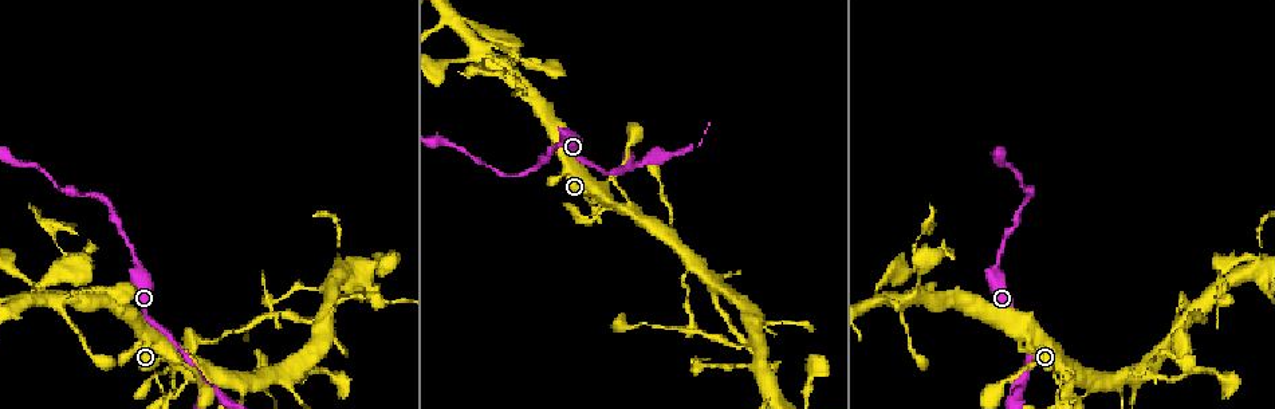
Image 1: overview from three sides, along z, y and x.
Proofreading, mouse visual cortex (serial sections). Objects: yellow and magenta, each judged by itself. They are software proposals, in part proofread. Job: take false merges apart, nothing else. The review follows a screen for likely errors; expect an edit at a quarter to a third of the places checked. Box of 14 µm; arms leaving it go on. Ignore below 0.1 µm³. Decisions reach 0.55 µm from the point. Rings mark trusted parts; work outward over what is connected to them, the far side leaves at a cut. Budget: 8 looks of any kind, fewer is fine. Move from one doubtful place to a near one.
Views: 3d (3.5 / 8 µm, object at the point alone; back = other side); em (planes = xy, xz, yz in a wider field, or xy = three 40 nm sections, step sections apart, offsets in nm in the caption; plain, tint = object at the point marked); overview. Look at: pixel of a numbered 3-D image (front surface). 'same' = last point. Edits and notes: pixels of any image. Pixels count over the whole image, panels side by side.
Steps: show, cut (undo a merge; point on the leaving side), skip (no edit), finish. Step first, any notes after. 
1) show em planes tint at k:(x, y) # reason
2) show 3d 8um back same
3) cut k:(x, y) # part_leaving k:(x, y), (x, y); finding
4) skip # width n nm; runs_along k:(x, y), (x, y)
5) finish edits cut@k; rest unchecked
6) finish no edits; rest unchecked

show 3d 8um back at 1:(1062, 366) # a narrow waist

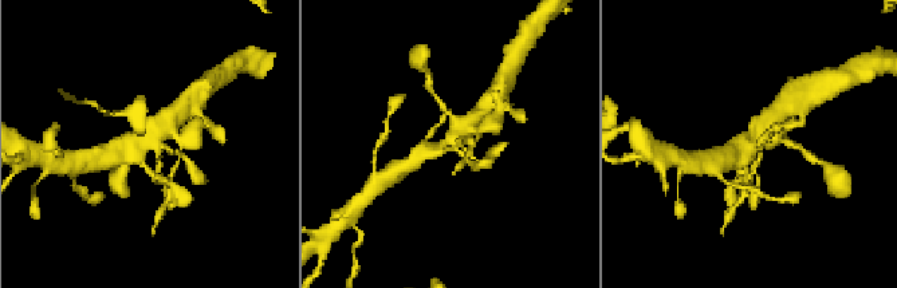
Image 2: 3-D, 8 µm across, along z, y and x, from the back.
show em xy step 2 tint at 2:(449, 144)

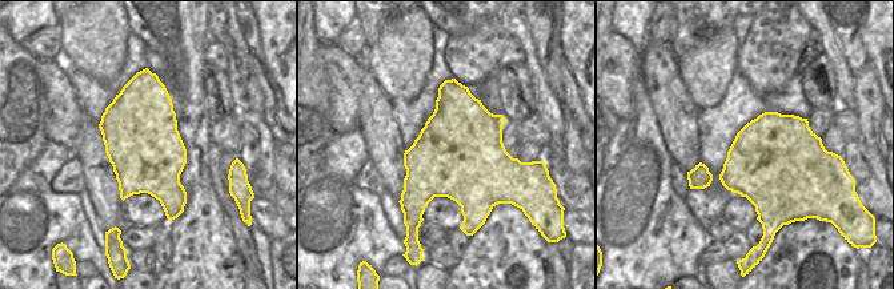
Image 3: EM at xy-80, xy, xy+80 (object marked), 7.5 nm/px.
skip # runs_along 2:(476, 130), (464, 129), (417, 158); continuous, no second cell

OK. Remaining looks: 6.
show 3d 3.5um at 1:(1206, 317) # thin neck

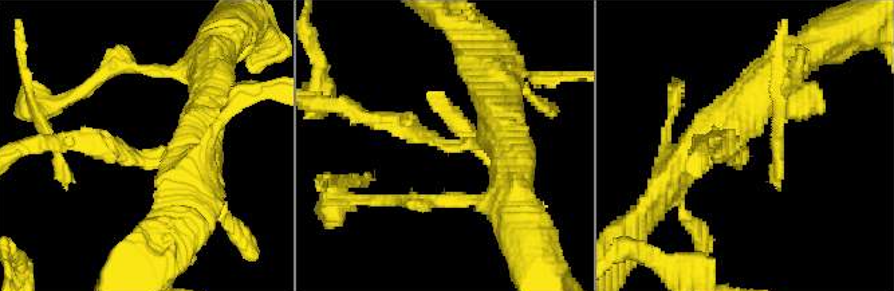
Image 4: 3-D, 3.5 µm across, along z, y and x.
show em planes plain at 4:(438, 144) # arm_widths 200, 450 nm

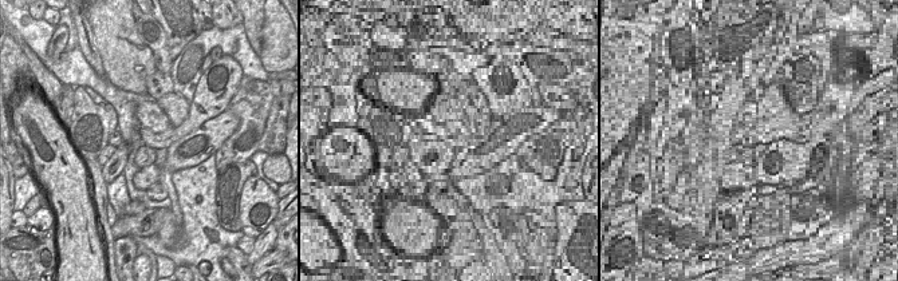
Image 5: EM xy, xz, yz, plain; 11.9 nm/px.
show em planes tint same

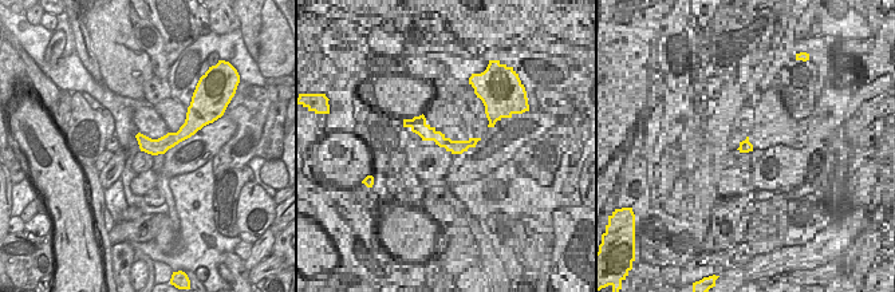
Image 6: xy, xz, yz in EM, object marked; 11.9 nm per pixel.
skip # runs_along 6:(186, 131), (164, 143), (140, 137); all the same cell

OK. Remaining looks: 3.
show 3d 3.5um at 1:(455, 23) # four arms meet

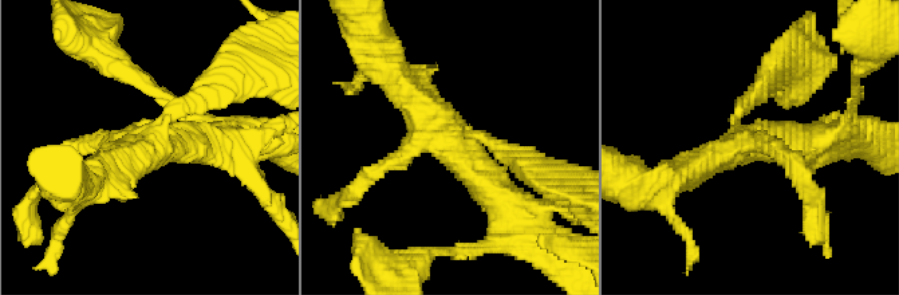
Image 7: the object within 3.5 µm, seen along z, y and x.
show em xy step 5 tint at 7:(456, 137)

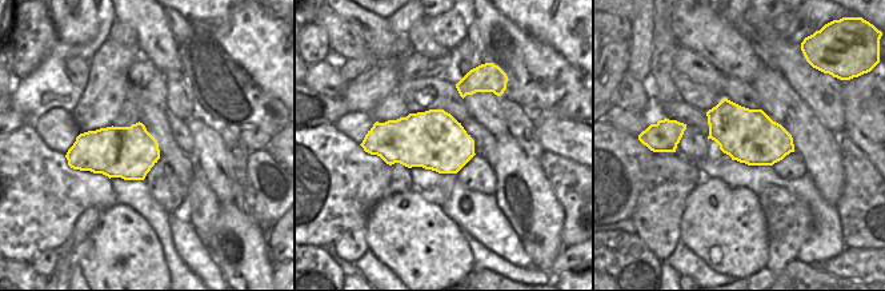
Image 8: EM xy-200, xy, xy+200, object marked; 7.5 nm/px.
skip # arms 4; runs_along 7:(811, 141), (745, 145), (736, 115), (758, 87); all the same cell

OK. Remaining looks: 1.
finish no edits; rest unchecked

